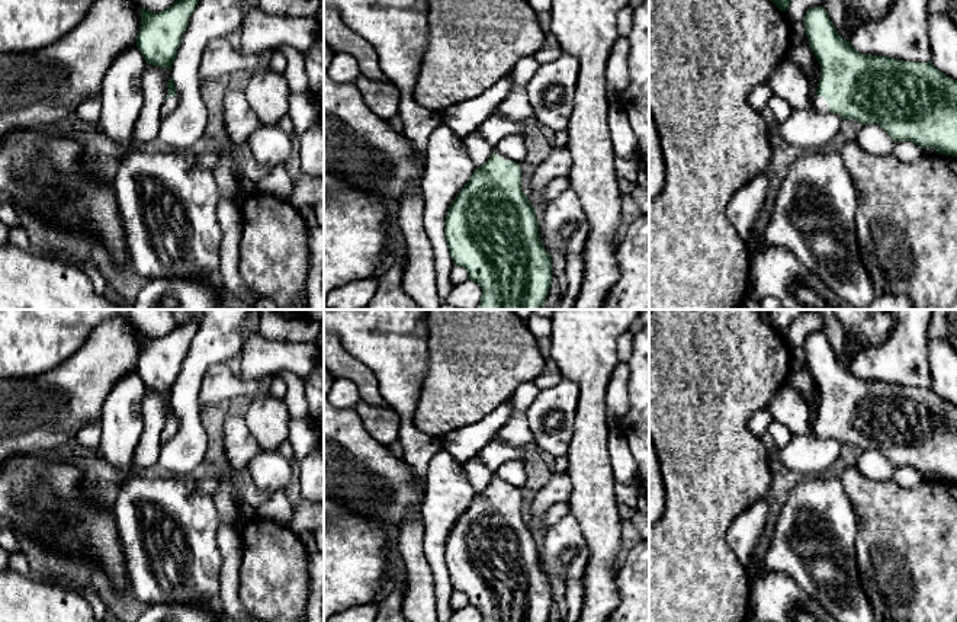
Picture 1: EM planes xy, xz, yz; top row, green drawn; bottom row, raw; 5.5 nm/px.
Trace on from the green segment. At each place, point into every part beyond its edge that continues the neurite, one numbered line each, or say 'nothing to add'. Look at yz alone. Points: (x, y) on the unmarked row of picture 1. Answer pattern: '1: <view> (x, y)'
1: yz (819, 429)

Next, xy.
1: xy (170, 429)

